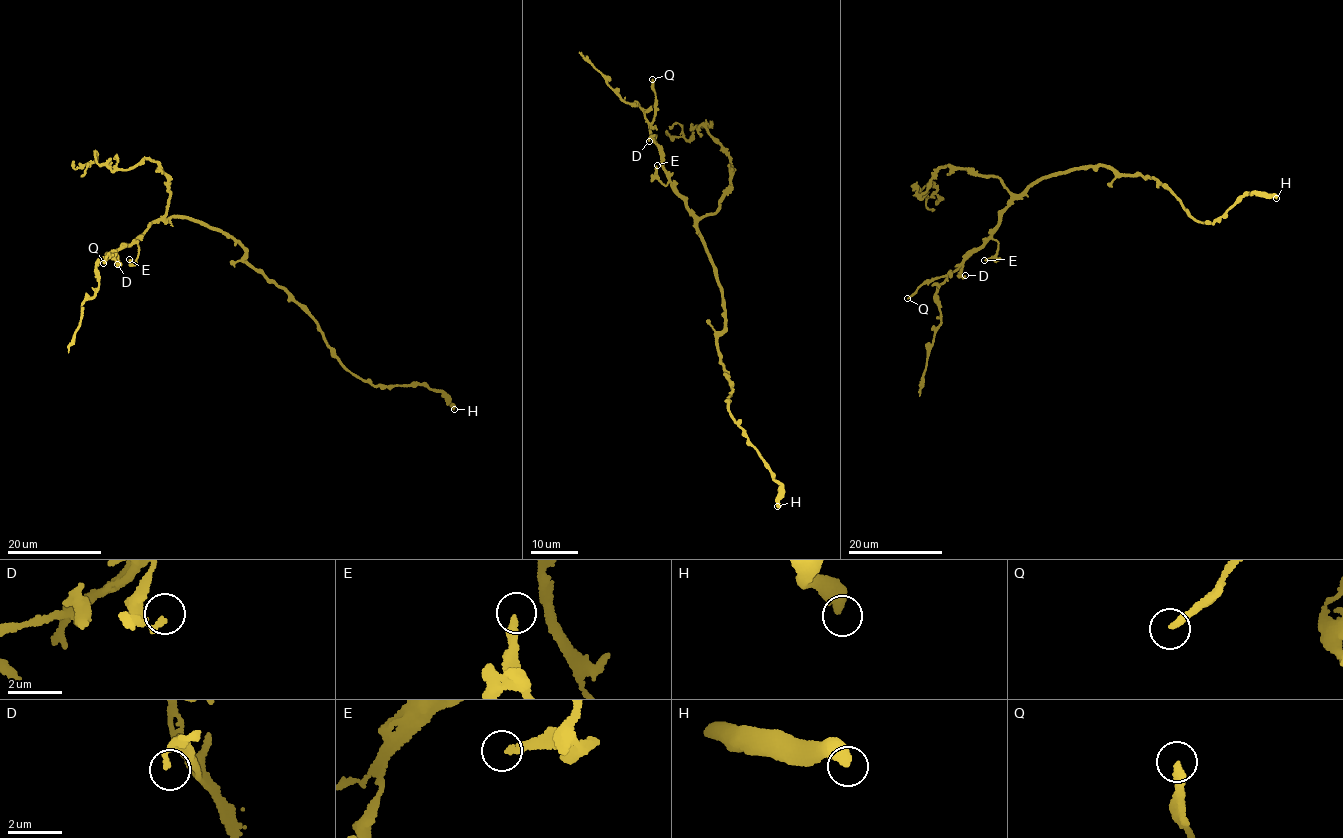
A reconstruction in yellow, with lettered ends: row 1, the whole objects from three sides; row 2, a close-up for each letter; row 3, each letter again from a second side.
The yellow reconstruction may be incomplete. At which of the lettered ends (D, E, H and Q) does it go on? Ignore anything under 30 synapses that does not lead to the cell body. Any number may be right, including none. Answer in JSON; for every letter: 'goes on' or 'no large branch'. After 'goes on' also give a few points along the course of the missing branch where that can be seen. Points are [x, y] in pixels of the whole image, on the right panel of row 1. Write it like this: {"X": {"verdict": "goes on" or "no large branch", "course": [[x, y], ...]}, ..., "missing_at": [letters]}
{"D": {"verdict": "no large branch"}, "E": {"verdict": "no large branch"}, "H": {"verdict": "no large branch"}, "Q": {"verdict": "no large branch"}, "missing_at": []}

